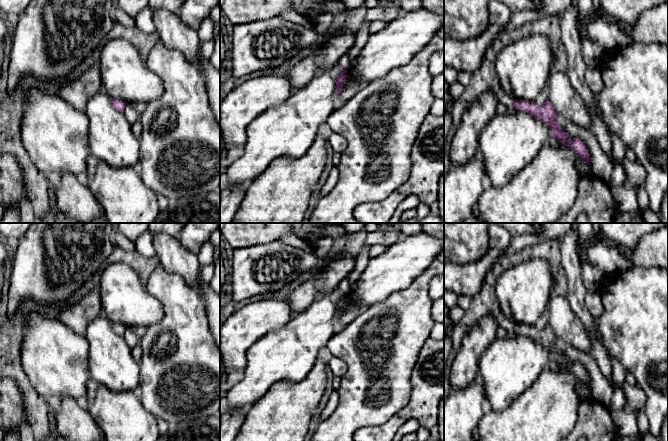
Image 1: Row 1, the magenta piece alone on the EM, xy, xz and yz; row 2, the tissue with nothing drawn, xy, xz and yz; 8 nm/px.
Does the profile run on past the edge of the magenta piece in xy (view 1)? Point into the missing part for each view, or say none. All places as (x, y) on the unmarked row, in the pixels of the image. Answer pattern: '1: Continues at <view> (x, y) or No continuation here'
1: No continuation here

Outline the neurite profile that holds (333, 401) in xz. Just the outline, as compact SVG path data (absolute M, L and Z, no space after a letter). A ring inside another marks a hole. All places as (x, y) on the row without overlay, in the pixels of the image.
M333 390L326 404L326 407L322 411L320 417L318 418L318 421L321 422L326 420L334 412L334 410L338 406L338 403L339 403L339 394L337 391Z

